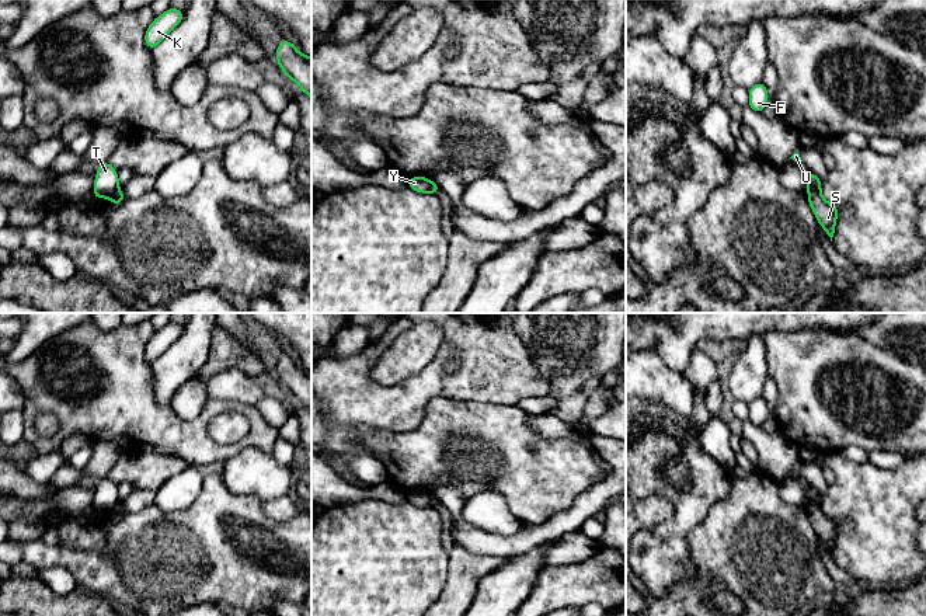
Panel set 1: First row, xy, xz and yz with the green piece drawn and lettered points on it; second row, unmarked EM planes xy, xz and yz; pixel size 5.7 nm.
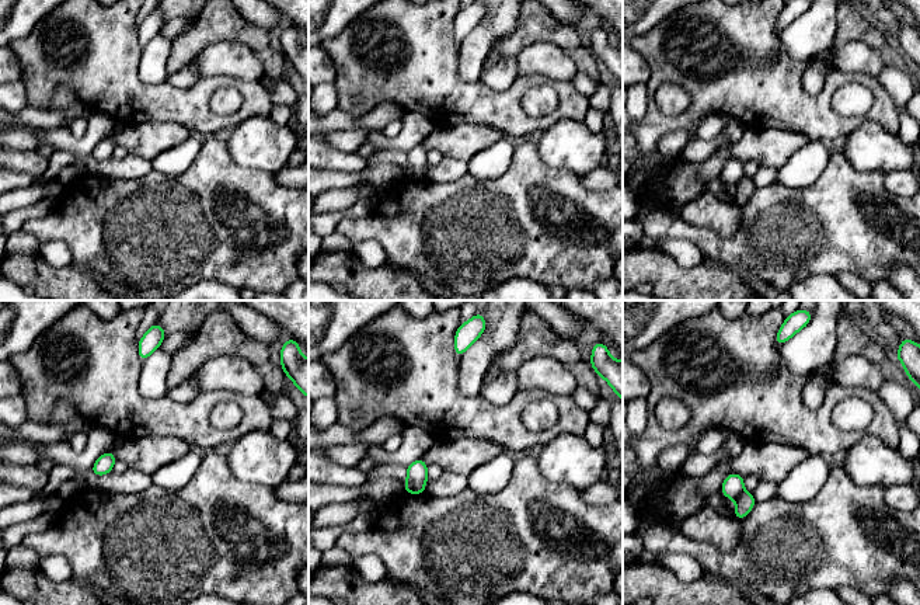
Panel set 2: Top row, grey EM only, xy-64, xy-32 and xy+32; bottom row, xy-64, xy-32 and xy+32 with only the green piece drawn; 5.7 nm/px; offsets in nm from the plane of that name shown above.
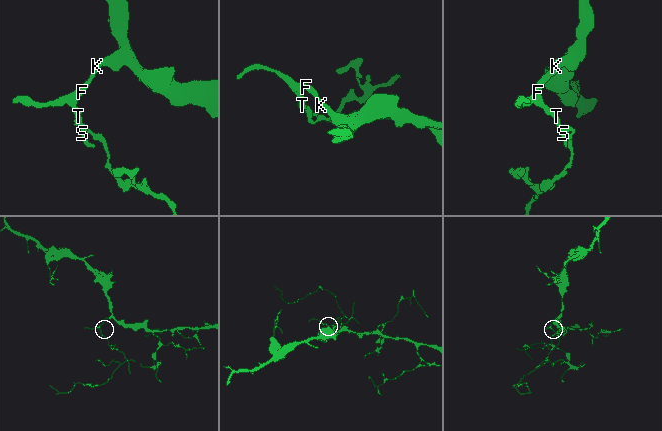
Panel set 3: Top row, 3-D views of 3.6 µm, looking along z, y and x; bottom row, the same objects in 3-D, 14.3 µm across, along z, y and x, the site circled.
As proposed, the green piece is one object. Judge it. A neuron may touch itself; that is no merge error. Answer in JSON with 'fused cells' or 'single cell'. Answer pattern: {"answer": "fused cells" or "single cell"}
{"answer": "fused cells"}

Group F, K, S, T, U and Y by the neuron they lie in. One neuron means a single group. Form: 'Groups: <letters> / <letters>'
Groups: F K T U Y / S

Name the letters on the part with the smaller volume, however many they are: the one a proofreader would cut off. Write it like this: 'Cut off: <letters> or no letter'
Cut off: S

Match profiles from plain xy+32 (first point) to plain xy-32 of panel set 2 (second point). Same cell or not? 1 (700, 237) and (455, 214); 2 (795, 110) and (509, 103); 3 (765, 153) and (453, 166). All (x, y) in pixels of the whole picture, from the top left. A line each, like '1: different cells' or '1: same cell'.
1: same cell
2: same cell
3: different cells

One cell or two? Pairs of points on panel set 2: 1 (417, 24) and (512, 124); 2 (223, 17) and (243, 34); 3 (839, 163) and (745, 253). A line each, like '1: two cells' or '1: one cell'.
1: one cell
2: one cell
3: one cell

